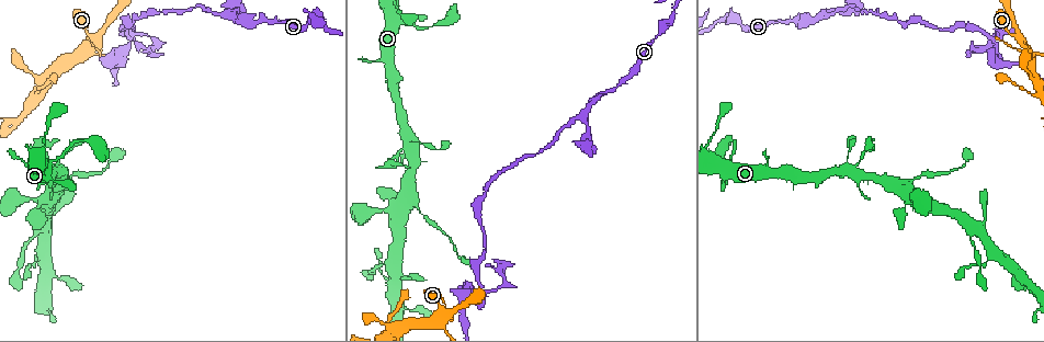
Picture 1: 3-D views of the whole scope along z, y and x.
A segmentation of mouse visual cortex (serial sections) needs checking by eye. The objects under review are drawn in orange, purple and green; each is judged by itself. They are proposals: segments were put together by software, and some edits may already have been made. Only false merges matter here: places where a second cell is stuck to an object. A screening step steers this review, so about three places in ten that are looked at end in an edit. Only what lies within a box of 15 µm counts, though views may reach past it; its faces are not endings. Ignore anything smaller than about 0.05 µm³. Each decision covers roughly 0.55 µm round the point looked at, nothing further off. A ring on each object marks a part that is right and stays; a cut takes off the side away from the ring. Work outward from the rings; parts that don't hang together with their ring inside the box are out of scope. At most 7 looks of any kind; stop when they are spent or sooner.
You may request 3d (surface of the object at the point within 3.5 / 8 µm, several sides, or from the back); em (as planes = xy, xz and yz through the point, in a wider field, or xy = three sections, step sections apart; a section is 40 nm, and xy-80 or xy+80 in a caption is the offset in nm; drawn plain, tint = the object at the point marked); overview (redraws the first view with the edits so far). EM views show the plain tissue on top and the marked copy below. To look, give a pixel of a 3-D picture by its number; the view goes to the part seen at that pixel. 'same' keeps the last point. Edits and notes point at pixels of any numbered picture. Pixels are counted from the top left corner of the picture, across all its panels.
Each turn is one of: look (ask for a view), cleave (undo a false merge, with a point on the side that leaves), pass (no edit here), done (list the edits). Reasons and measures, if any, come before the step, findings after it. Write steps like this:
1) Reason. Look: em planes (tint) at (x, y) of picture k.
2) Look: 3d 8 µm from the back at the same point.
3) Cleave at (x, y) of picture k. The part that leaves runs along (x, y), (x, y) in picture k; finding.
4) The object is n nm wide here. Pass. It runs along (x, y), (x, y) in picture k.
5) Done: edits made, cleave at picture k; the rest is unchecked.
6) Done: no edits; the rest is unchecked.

Branch point. Look: 3d 3.5 µm at (993, 40) of picture 1.

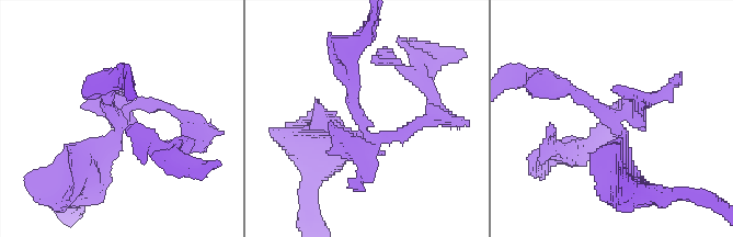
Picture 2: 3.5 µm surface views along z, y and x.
Shape alone is not enough. Look: em xy step 5 (tint) at (119, 117) of picture 2.

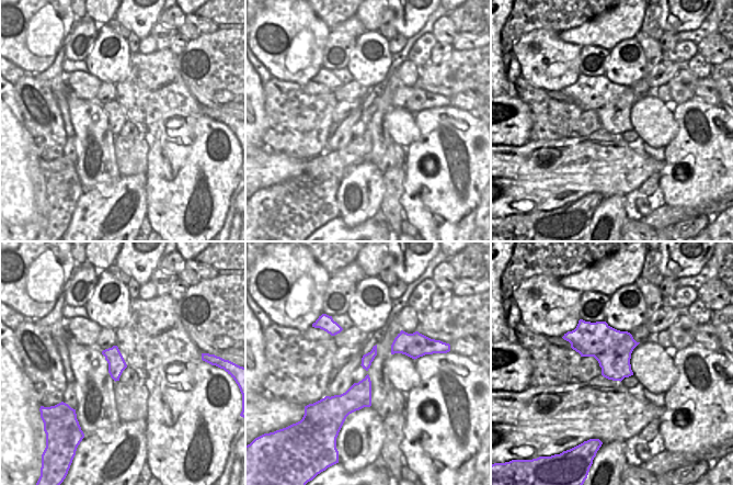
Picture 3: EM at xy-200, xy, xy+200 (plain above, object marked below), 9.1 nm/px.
Pass. It runs along (558, 81), (611, 114), (617, 169) in picture 2; one cell here.

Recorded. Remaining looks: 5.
Three arms meet. Look: 3d 3.5 µm at (91, 35) of picture 1.

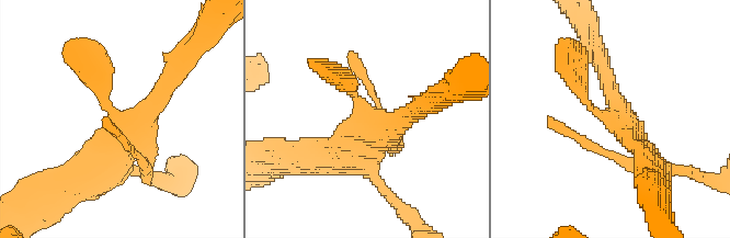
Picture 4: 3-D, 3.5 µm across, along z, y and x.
Now the EM. Look: em xy step 5 (tint) at (367, 116) of picture 4.

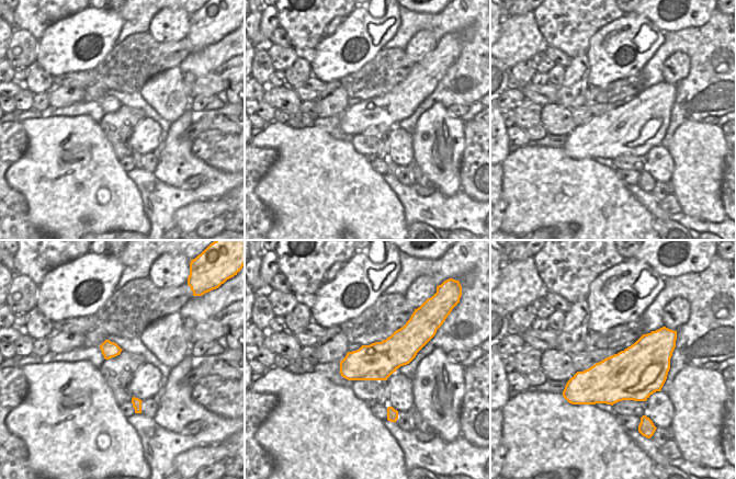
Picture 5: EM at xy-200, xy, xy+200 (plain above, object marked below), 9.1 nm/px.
Pass. It runs along (573, 71), (581, 95), (624, 129), (649, 169) in picture 4; one cell here.

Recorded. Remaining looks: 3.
Sudden change in width. Look: 3d 3.5 µm from the back at (38, 93) of picture 1.

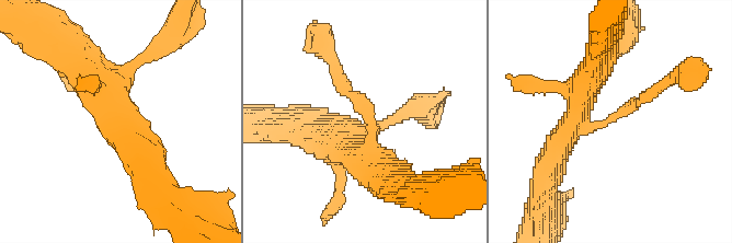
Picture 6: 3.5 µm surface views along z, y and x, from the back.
3 arms meet here; the arms are 200, 400, 400 nm wide; now the EM. Look: em xy step 5 (tint) at (126, 126) of picture 6.

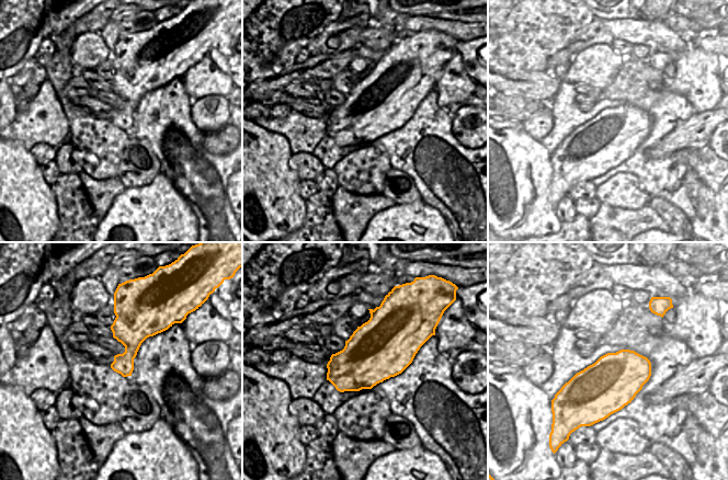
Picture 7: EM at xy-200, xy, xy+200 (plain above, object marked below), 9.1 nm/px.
The object is 550 nm wide here. Pass. It runs along (586, 81), (575, 122), (603, 125), (648, 95) in picture 6; all the same cell.

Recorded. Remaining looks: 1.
Done: no edits; the rest is unchecked.

